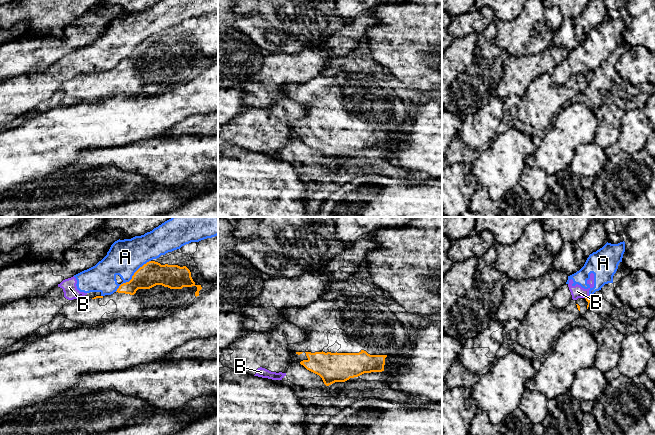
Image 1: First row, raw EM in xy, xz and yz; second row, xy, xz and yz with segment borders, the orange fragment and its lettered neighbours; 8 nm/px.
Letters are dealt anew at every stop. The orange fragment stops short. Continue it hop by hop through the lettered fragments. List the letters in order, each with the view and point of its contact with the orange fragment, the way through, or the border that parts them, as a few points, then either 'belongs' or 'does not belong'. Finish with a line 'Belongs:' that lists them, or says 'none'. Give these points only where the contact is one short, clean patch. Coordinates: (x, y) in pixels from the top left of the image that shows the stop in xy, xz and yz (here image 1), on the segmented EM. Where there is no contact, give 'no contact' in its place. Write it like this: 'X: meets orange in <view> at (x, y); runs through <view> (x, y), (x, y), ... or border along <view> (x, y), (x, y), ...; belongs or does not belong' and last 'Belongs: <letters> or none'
A: meets orange in xy at (132, 276); does not belong
B: meets orange in yz at (587, 297); border along yz (589, 296), (585, 298); does not belong
Belongs: none

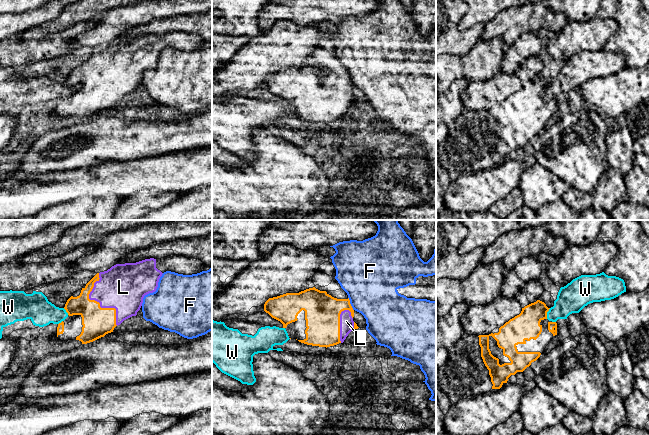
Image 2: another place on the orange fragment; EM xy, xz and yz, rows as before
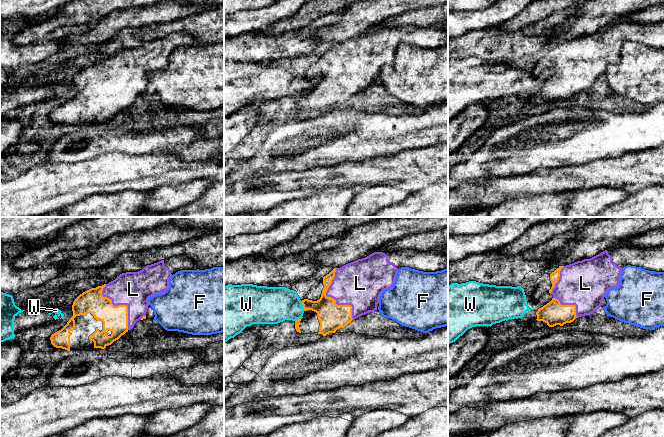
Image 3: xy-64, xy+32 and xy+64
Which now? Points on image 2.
F: meets orange in xz at (350, 304); border along xz (348, 297), (353, 310); does not belong
L: meets orange in xy at (99, 303); belongs
W: meets orange in yz at (546, 313); border along yz (550, 308), (546, 318); does not belong
Belongs: L

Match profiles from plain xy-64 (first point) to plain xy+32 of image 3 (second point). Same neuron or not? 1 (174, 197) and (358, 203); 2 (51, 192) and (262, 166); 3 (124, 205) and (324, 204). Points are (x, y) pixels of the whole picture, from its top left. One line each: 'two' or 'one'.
1: one
2: two
3: one

